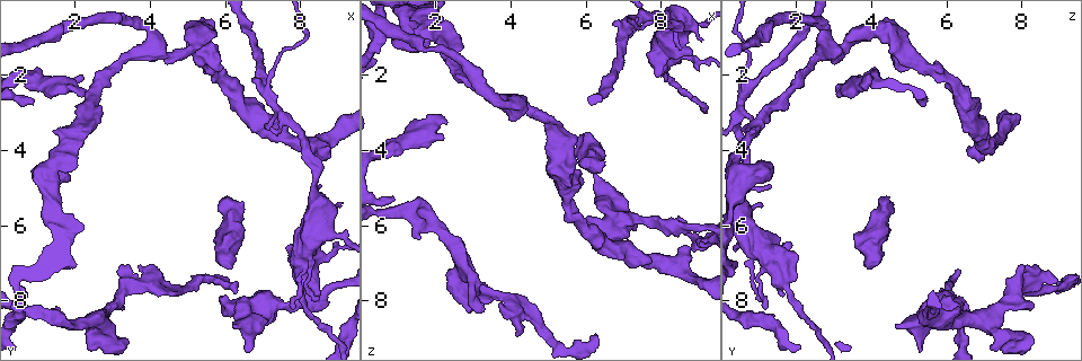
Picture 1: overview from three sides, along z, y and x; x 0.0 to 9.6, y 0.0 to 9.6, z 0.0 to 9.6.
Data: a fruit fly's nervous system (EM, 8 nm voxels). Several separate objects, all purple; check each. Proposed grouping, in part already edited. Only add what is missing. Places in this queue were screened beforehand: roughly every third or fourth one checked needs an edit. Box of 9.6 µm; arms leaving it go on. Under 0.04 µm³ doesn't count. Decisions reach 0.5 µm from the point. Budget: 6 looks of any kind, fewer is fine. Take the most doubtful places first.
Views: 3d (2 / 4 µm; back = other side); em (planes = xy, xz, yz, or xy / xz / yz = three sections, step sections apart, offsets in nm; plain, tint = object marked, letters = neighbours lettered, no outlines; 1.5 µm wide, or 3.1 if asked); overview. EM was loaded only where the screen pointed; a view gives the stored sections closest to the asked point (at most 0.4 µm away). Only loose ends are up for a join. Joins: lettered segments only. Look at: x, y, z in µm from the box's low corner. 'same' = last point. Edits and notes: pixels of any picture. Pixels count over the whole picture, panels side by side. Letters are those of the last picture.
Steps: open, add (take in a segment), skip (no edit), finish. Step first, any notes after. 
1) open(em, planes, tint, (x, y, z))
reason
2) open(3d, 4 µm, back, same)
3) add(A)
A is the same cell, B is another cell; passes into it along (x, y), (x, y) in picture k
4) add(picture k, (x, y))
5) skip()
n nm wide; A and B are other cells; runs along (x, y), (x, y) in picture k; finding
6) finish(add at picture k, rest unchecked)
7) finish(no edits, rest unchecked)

open(em, planes, letters, (0.90, 2.70, 5.30))
long arm stops here

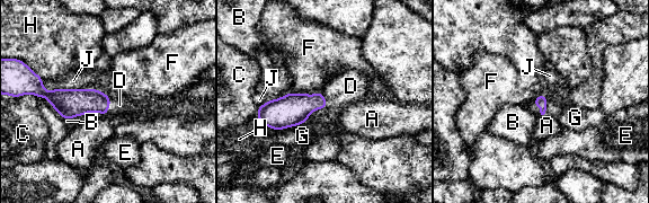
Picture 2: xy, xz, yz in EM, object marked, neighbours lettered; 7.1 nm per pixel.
add(picture 2, (119, 105))
D is the same cell, A, B, C, E, F, G, H and J are other cells; passes into it along (74, 103), (109, 104), (119, 105) in picture 2; the neuron continues

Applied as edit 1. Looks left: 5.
open(3d, 4 µm, (6.15, 8.65, 4.65))
thick end

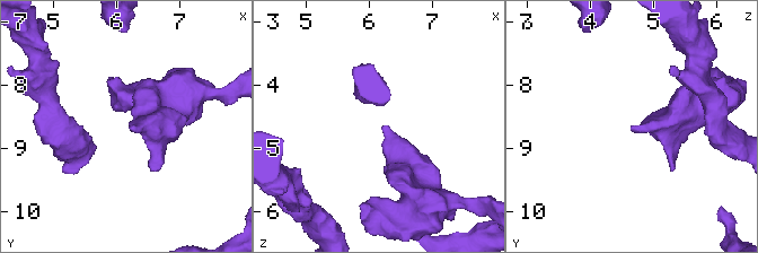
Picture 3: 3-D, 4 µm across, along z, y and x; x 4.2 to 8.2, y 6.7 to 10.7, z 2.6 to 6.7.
open(em, planes, tint, (6.25, 8.70, 4.60))
now the EM

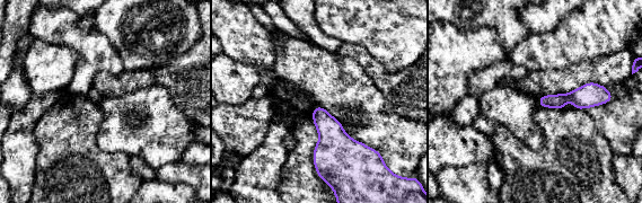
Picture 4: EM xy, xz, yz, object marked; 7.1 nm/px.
open(em, planes, letters, same)
see the neighbours

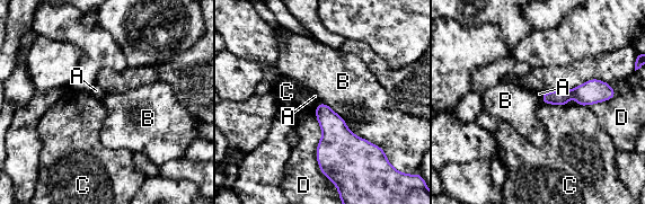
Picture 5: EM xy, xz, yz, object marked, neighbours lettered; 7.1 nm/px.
skip()
A, B, C and D are other cells; border along (320, 102), (356, 135), (383, 150) in picture 5; no lettered segment goes on from it

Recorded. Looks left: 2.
open(3d, 4 µm, (5.85, 7.90, 6.15))
an open end

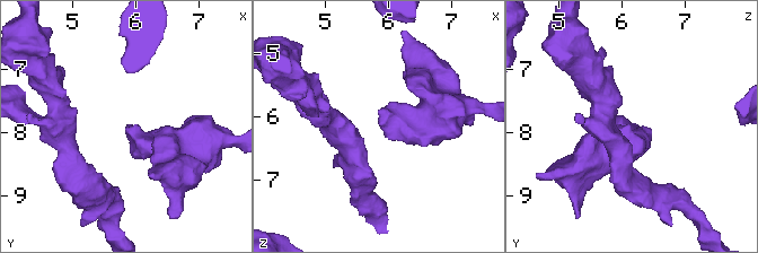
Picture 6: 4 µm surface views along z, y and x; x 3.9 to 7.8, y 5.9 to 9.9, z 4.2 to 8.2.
open(em, xy, step 4, letters, (5.90, 7.90, 6.10))
need the tissue

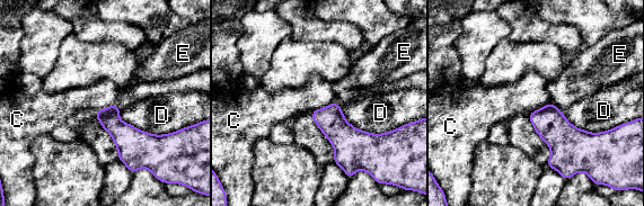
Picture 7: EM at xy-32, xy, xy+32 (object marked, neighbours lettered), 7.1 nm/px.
skip()
C, D and E are other cells; border along (550, 101), (562, 113) in picture 7; none of them fits

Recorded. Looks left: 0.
finish(add at picture 2, rest unchecked)

